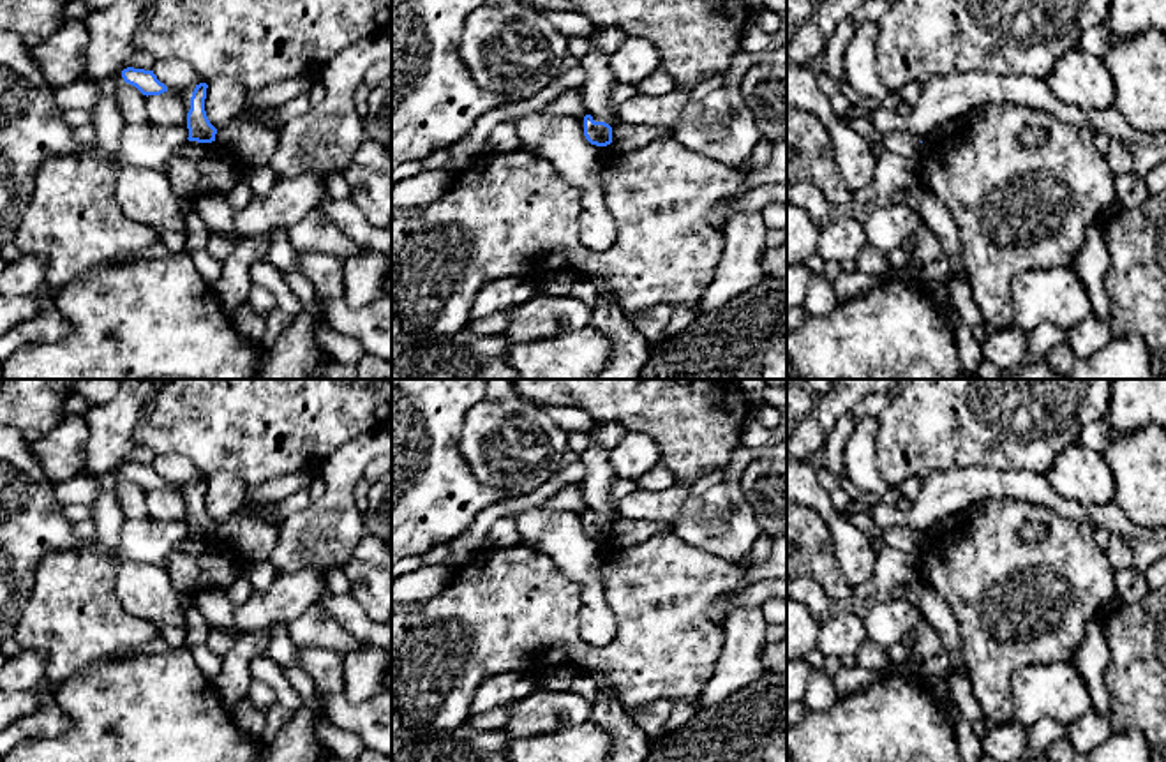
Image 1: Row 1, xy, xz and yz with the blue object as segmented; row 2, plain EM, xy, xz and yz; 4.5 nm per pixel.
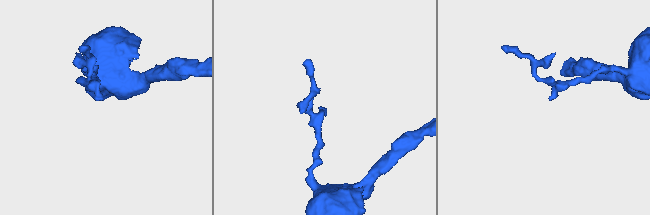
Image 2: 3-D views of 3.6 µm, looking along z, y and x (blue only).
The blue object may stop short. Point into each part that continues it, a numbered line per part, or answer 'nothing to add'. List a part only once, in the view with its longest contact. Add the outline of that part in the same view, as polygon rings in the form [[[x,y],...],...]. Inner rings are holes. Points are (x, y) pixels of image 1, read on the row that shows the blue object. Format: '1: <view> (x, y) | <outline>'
nothing to add

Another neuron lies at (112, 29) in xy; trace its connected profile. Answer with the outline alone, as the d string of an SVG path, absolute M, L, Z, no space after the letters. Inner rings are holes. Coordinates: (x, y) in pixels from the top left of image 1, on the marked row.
M115 0L86 16L88 55L85 74L88 78L109 79L122 72L138 48L136 30L152 0Z

